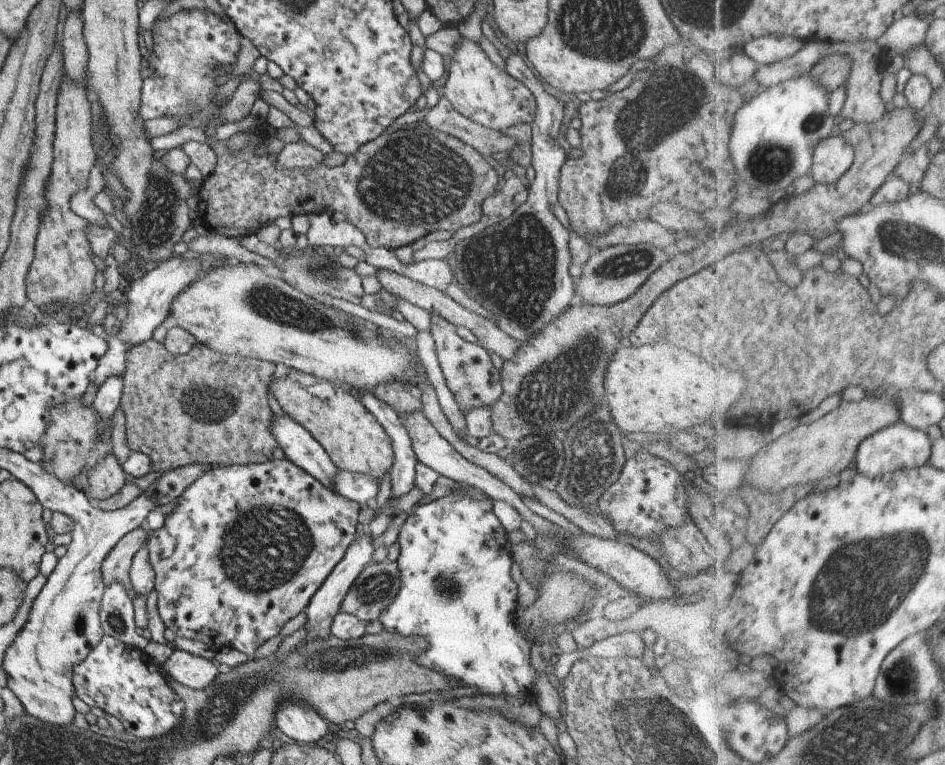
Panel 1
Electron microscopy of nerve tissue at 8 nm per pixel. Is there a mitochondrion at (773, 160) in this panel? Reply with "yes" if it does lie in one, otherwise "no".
yes

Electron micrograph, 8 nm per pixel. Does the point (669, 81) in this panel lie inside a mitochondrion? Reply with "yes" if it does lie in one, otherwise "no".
yes

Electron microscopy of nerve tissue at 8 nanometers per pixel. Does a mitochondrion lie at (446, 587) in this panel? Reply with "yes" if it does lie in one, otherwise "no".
yes

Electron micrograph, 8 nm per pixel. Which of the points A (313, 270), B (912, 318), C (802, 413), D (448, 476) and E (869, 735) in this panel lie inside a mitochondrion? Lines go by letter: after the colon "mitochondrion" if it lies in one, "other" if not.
A: mitochondrion
B: other
C: other
D: other
E: mitochondrion

